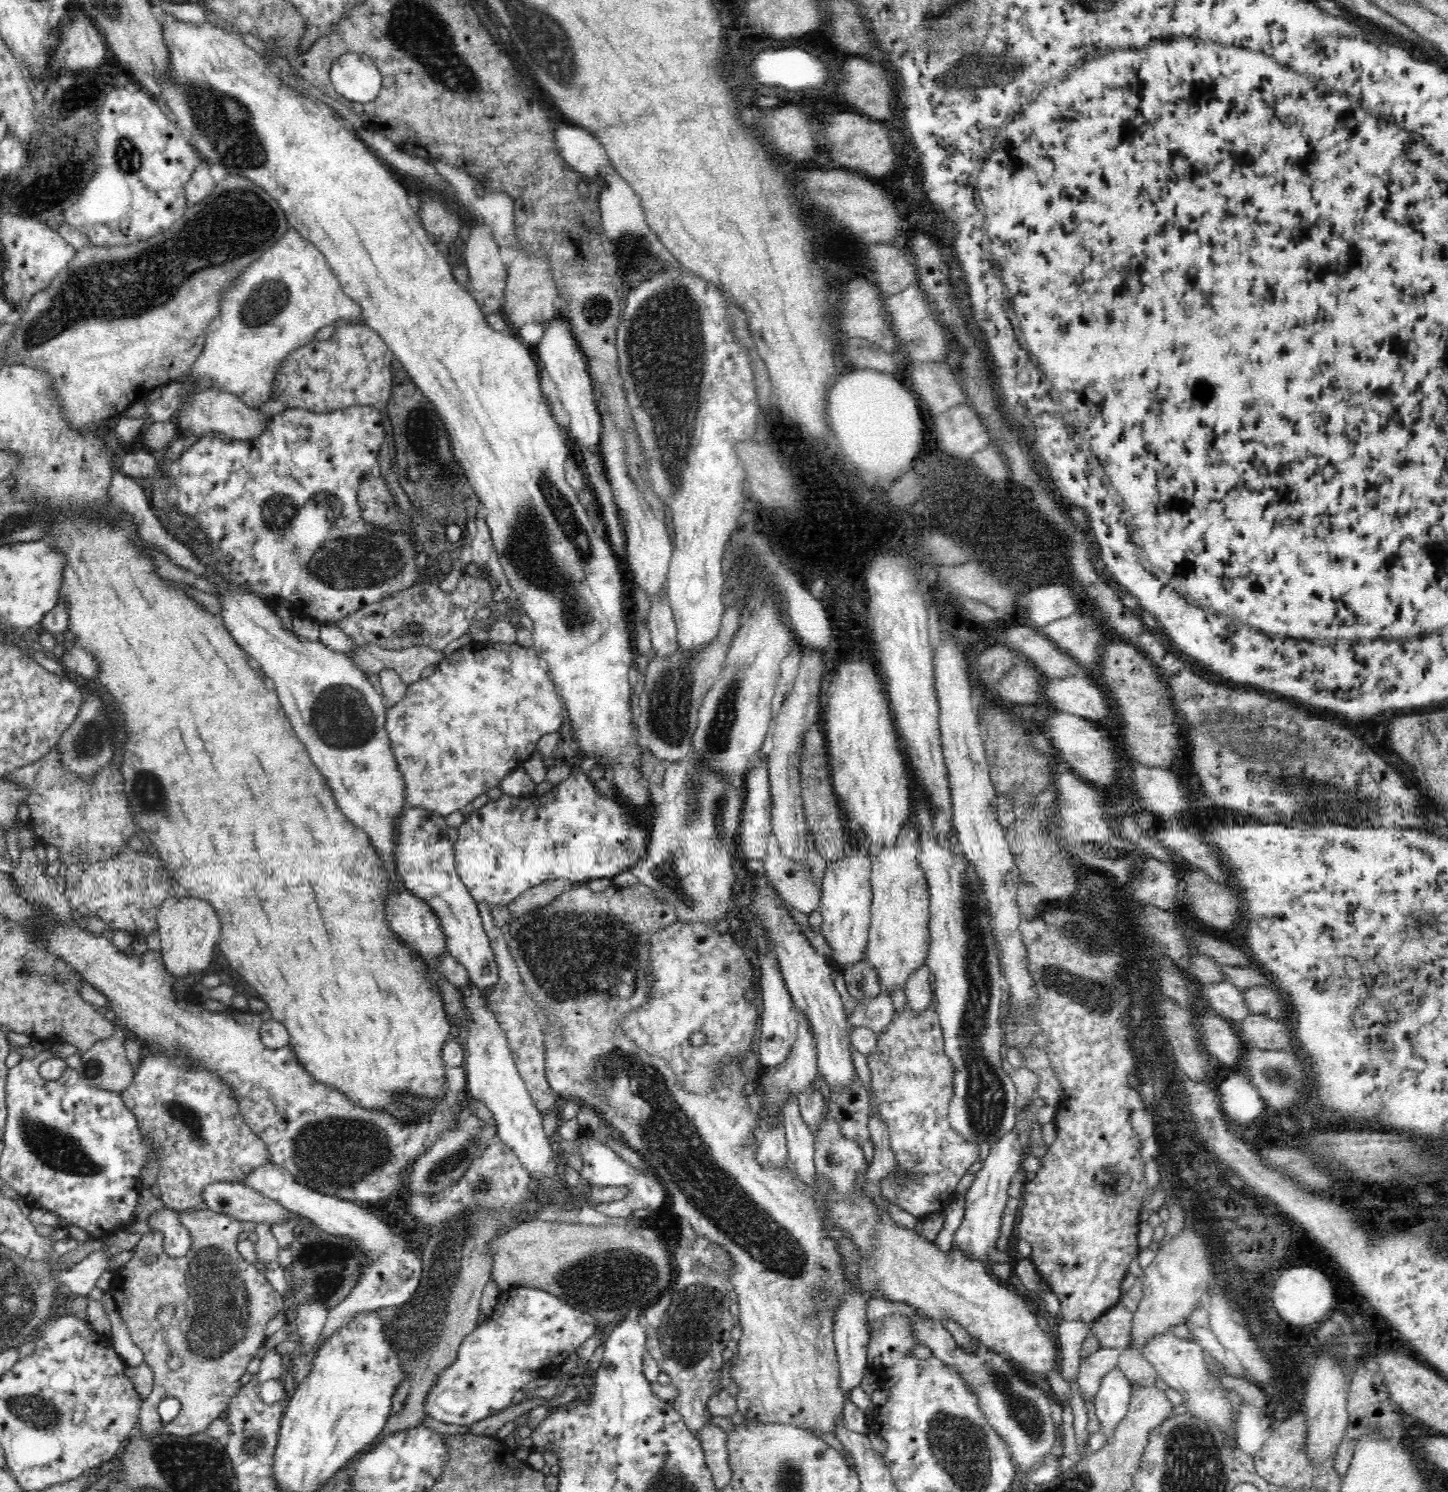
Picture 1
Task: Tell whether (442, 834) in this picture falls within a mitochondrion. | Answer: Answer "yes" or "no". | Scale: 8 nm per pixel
no

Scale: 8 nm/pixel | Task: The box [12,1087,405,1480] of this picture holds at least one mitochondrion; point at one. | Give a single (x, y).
(221, 1304)

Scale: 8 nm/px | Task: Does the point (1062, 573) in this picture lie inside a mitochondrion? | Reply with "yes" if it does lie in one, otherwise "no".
no

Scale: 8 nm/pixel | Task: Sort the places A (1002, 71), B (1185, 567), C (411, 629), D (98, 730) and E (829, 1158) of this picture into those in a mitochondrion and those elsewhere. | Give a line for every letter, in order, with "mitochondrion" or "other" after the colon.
A: mitochondrion
B: other
C: mitochondrion
D: mitochondrion
E: mitochondrion

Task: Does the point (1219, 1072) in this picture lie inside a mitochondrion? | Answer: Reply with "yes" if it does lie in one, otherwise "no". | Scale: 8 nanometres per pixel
no

